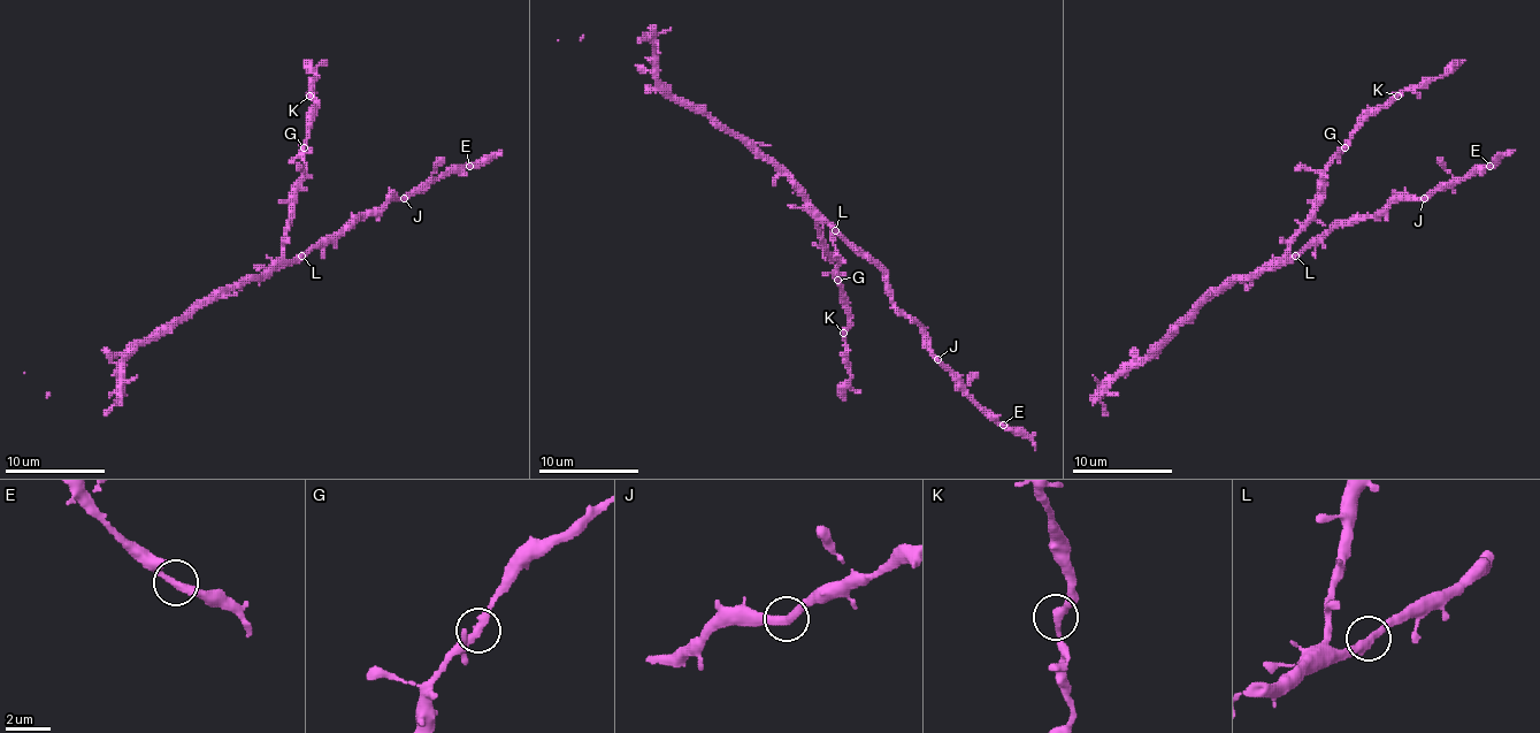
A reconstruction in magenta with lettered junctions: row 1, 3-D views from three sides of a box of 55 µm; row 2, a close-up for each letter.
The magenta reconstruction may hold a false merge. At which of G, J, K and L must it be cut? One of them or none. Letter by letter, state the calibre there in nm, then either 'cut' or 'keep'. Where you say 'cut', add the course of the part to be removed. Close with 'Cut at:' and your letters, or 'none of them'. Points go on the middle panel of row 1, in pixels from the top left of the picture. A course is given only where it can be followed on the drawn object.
G: 280 nm thick; keep
J: 360 nm thick; keep
K: 360 nm thick; keep
L: 360 nm thick; keep
Cut at: none of them

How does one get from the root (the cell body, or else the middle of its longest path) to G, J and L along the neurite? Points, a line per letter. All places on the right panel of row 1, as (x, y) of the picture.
G: (1270, 270), (1308, 218), (1318, 192), (1318, 181), (1325, 168), (1345, 147)
J: (1270, 270), (1291, 260), (1303, 247), (1315, 245), (1338, 222), (1372, 218), (1393, 200), (1425, 198)
L: (1270, 270), (1285, 265), (1295, 256)

